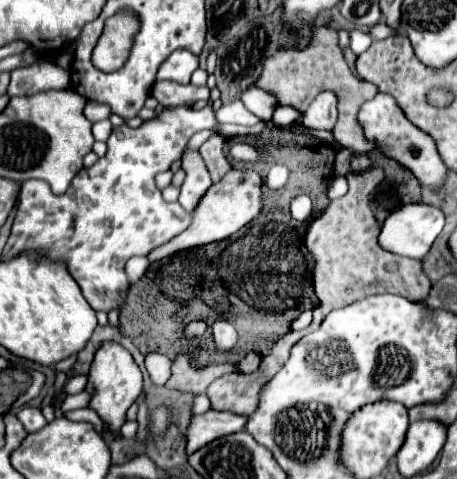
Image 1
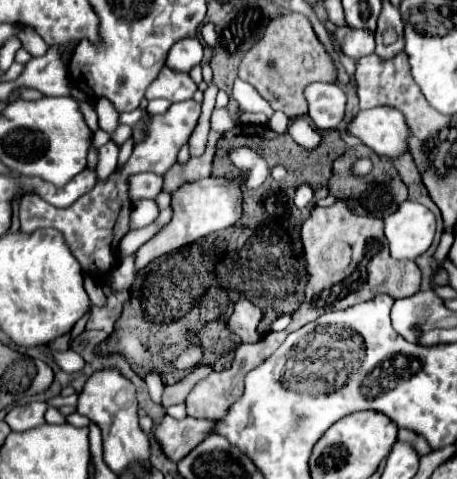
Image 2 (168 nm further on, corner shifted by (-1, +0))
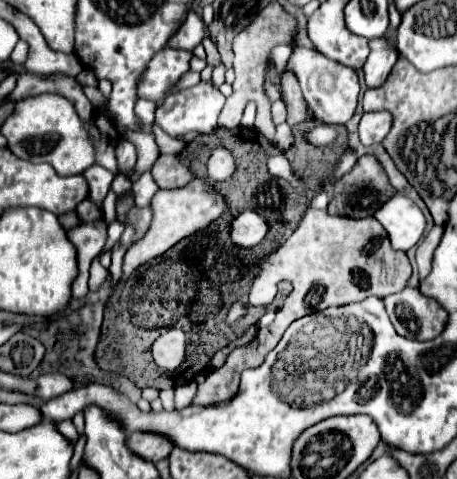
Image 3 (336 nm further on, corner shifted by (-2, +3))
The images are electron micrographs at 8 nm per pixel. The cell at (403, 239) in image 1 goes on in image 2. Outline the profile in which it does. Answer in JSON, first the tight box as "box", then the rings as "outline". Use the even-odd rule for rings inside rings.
{"box":[384,200,436,260],"outline":[[[406,200],[384,220],[390,254],[400,260],[416,260],[424,254],[436,234],[436,216],[420,202]]]}

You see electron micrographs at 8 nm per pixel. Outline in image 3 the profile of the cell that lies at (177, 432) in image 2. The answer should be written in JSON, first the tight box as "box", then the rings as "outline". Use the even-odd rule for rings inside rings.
{"box":[127,433,173,463],"outline":[[[129,433],[127,447],[141,459],[149,459],[149,461],[157,463],[157,461],[169,457],[173,443],[161,435],[153,435],[153,433]]]}

